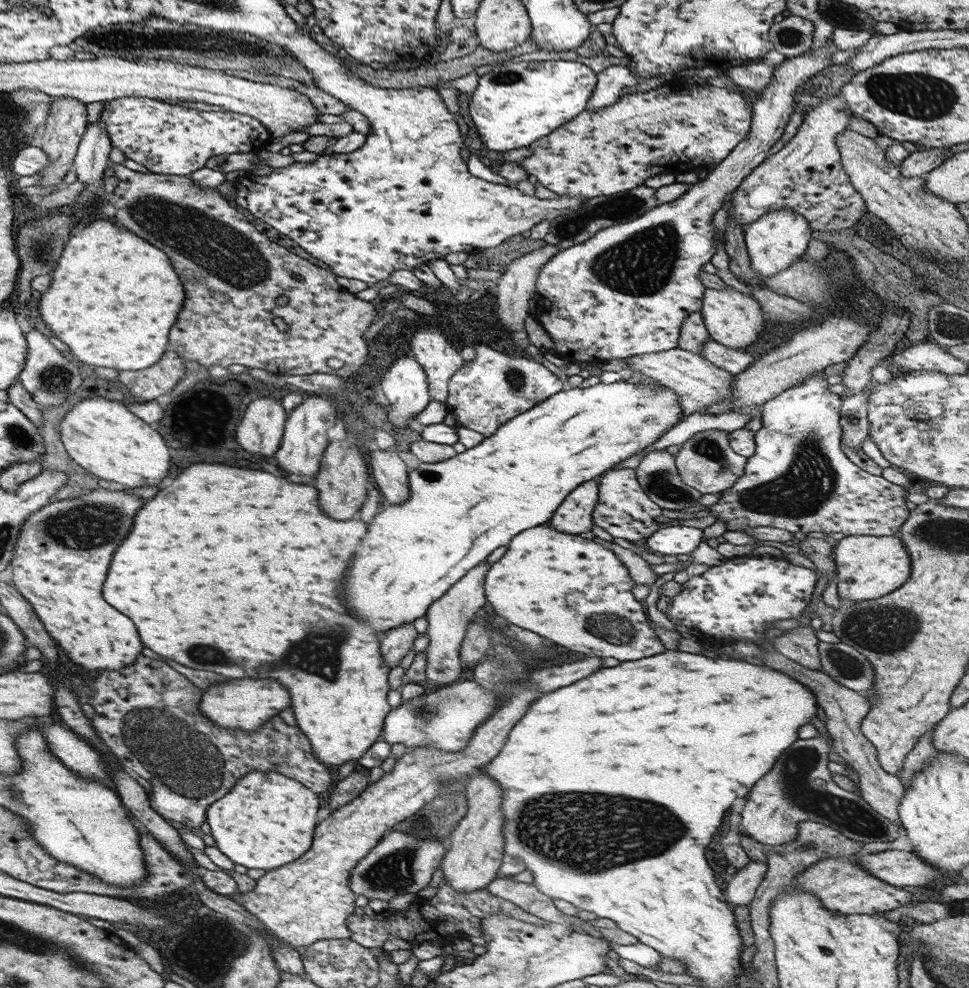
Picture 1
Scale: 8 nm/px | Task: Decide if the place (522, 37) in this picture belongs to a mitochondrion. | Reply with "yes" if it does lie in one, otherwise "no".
no

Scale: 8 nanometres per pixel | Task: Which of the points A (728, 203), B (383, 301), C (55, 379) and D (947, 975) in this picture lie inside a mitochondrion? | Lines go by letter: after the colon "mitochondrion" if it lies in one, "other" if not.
A: other
B: other
C: mitochondrion
D: mitochondrion

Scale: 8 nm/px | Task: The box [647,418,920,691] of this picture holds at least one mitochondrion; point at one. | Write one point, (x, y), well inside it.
(806, 486)

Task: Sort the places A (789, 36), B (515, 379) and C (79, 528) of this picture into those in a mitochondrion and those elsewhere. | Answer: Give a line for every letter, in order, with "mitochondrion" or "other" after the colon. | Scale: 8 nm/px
A: mitochondrion
B: mitochondrion
C: mitochondrion

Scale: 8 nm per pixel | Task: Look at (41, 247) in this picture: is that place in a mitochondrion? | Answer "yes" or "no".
yes

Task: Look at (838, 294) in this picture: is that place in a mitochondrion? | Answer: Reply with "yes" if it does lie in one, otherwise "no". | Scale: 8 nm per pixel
yes

